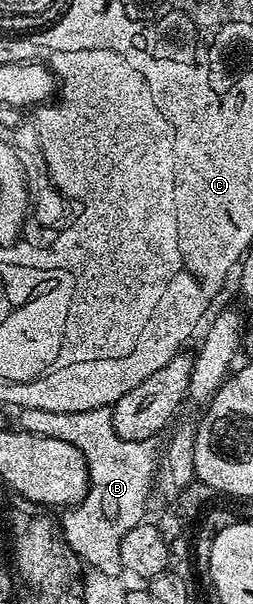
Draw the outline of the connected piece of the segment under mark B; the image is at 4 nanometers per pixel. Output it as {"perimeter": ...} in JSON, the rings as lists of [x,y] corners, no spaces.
{"perimeter":[[[22,408],[17,411],[17,429],[56,440],[68,440],[86,457],[90,488],[81,502],[69,507],[60,518],[62,534],[78,557],[91,570],[116,577],[123,573],[120,560],[120,540],[128,528],[147,517],[146,501],[154,480],[153,441],[120,440],[112,428],[110,410],[88,412],[48,412],[44,408]]]}

